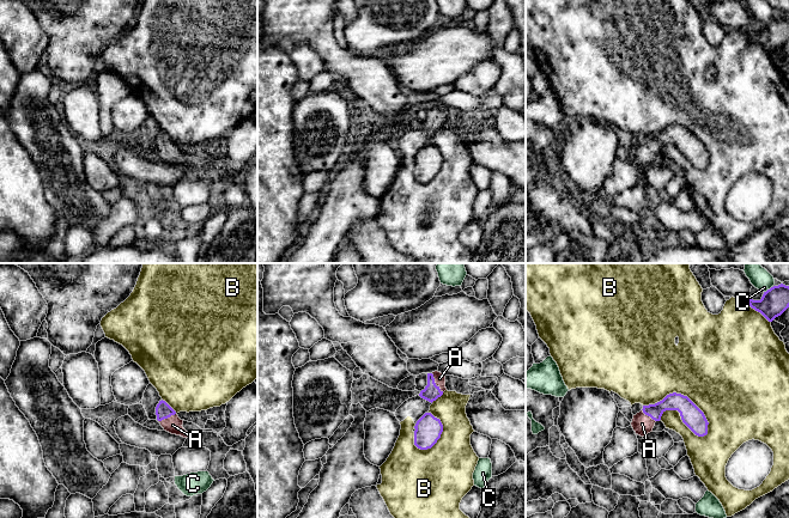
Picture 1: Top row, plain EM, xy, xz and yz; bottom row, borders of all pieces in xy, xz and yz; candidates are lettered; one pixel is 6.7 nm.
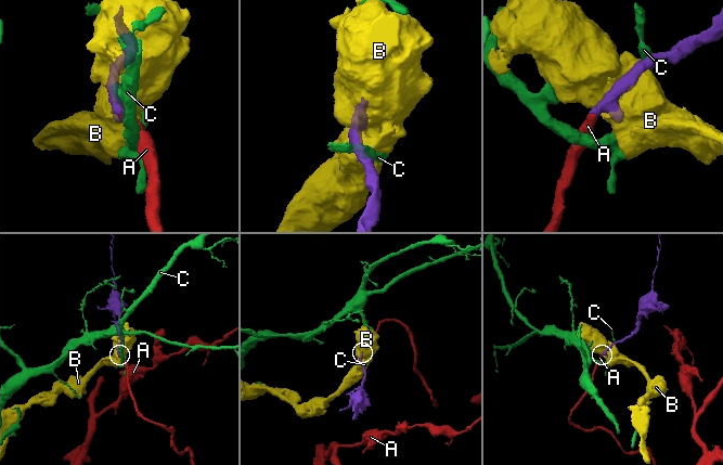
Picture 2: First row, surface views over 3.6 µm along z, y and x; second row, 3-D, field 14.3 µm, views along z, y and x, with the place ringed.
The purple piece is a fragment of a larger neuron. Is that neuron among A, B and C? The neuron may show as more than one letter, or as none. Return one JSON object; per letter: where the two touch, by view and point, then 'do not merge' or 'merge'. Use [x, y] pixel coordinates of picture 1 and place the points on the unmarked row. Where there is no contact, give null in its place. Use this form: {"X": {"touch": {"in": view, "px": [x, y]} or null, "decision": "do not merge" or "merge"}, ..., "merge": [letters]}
{"A": {"touch": {"in": "xz", "px": [435, 115]}, "decision": "merge"}, "B": {"touch": {"in": "yz", "px": [683, 127]}, "decision": "do not merge"}, "C": {"touch": {"in": "yz", "px": [770, 20]}, "decision": "do not merge"}, "merge": ["A"]}

